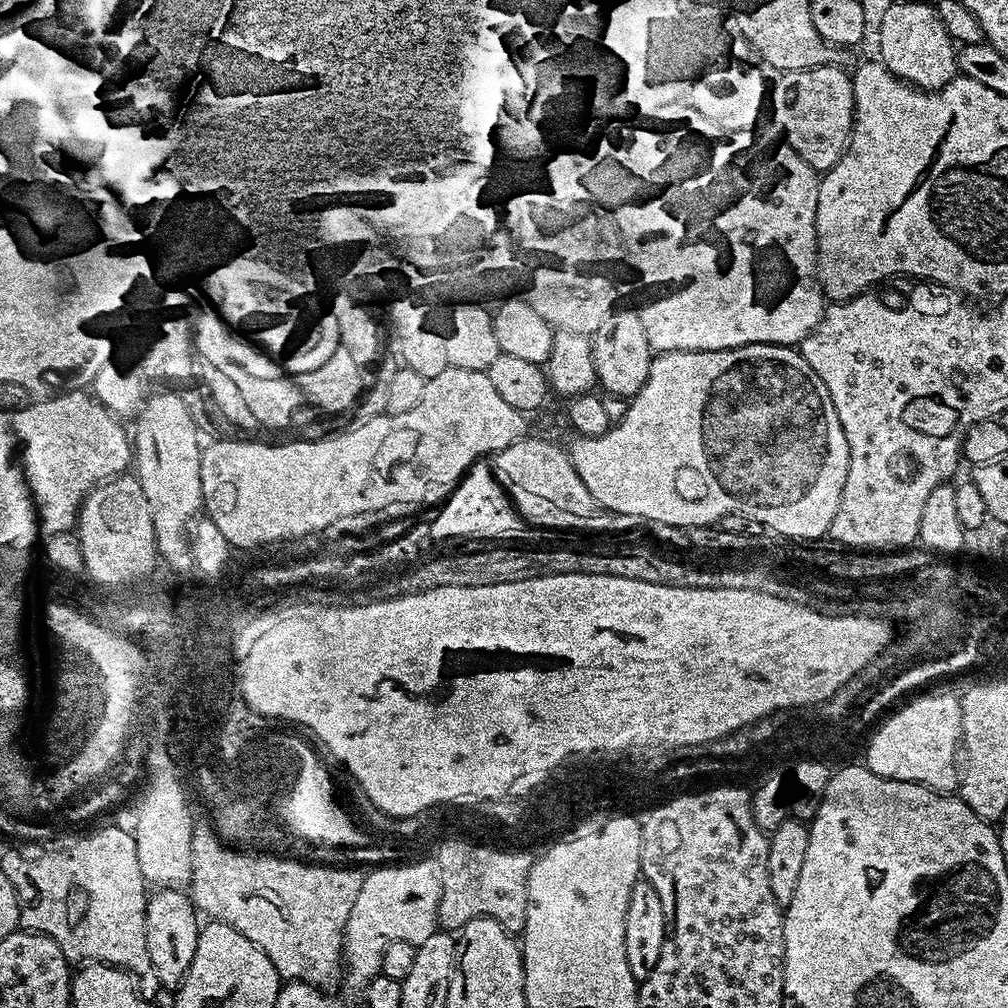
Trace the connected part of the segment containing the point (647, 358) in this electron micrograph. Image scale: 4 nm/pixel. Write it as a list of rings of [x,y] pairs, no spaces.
[[[621,307],[594,333],[594,364],[599,387],[610,396],[631,398],[642,390],[652,368],[654,353],[646,338],[639,311]]]

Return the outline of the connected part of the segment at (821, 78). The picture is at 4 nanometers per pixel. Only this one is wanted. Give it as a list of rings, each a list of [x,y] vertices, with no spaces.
[[[839,64],[822,65],[801,72],[782,72],[775,78],[770,88],[770,116],[780,127],[783,143],[788,144],[814,169],[817,174],[823,174],[835,166],[844,157],[844,151],[852,141],[852,124],[856,121],[856,99],[852,76],[843,72]]]

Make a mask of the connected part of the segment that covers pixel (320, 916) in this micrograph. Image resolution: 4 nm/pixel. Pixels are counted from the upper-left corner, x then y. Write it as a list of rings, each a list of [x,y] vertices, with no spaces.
[[[197,827],[192,834],[192,878],[190,881],[190,895],[199,911],[201,913],[208,912],[213,908],[216,912],[224,912],[227,908],[233,908],[232,913],[224,912],[218,916],[219,923],[236,928],[238,934],[246,934],[250,938],[250,942],[254,942],[254,946],[258,946],[258,950],[262,950],[270,958],[270,962],[274,962],[274,966],[278,970],[278,974],[285,981],[299,982],[302,984],[311,984],[314,988],[321,990],[328,990],[328,987],[336,980],[336,967],[341,967],[342,953],[344,950],[344,932],[348,927],[348,919],[354,910],[354,902],[356,901],[356,893],[362,886],[365,873],[360,870],[352,876],[352,880],[344,880],[340,885],[332,884],[332,880],[328,876],[324,876],[321,880],[311,880],[308,875],[311,874],[312,868],[308,864],[303,864],[300,860],[291,860],[288,856],[268,856],[272,854],[257,854],[252,850],[241,850],[236,846],[229,846],[211,827],[200,828]]]

